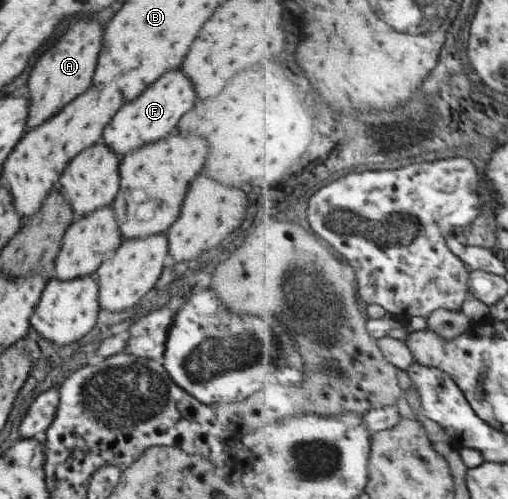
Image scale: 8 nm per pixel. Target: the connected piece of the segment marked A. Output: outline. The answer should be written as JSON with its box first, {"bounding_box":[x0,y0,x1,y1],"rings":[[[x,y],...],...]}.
{"bounding_box":[25,17,103,131],"rings":[[[75,17],[73,21],[69,21],[69,25],[57,37],[57,41],[35,61],[27,81],[29,113],[26,117],[25,131],[49,119],[51,113],[57,113],[65,103],[69,103],[89,87],[97,53],[101,47],[101,31],[103,23],[99,21],[99,17]]]}

